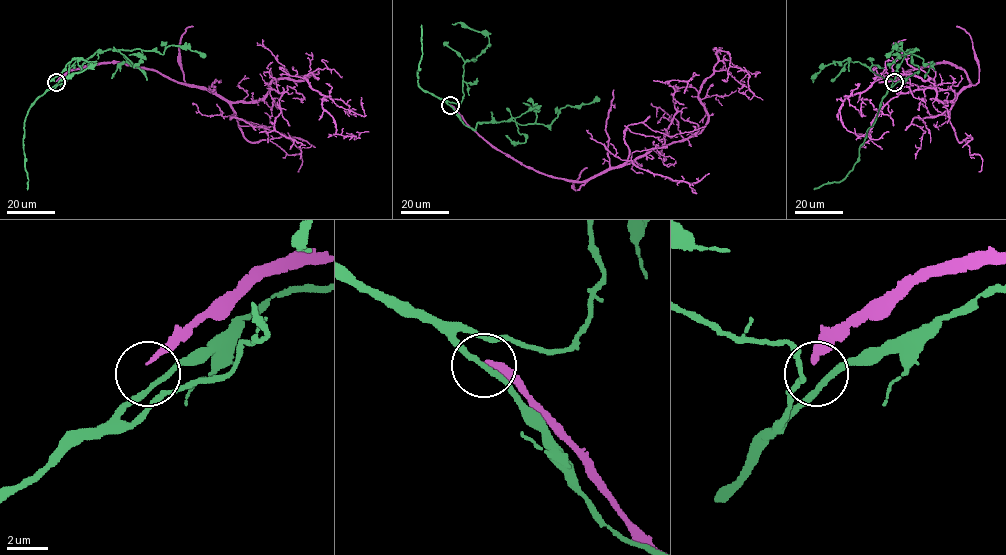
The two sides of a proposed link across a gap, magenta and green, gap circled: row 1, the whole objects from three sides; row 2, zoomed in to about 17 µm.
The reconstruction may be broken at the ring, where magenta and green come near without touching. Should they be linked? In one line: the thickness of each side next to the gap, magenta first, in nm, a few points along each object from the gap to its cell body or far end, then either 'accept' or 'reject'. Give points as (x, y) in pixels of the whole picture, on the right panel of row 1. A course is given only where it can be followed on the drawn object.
calibres 200 and 240 nm; course magenta (894, 81), (946, 62), (970, 84), (940, 102), (934, 80), (894, 74), (843, 102), (847, 130), (888, 131); course green (894, 84), (918, 70), (912, 63), (909, 49), (914, 50), (906, 54), (894, 45), (887, 56); reject

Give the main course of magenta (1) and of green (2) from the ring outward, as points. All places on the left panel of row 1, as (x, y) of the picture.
1: (55, 81), (118, 62), (256, 102), (273, 80), (314, 74), (304, 77), (336, 133), (369, 131)
2: (56, 84), (80, 70), (97, 51), (140, 48), (162, 54), (167, 47), (186, 46), (206, 56)

